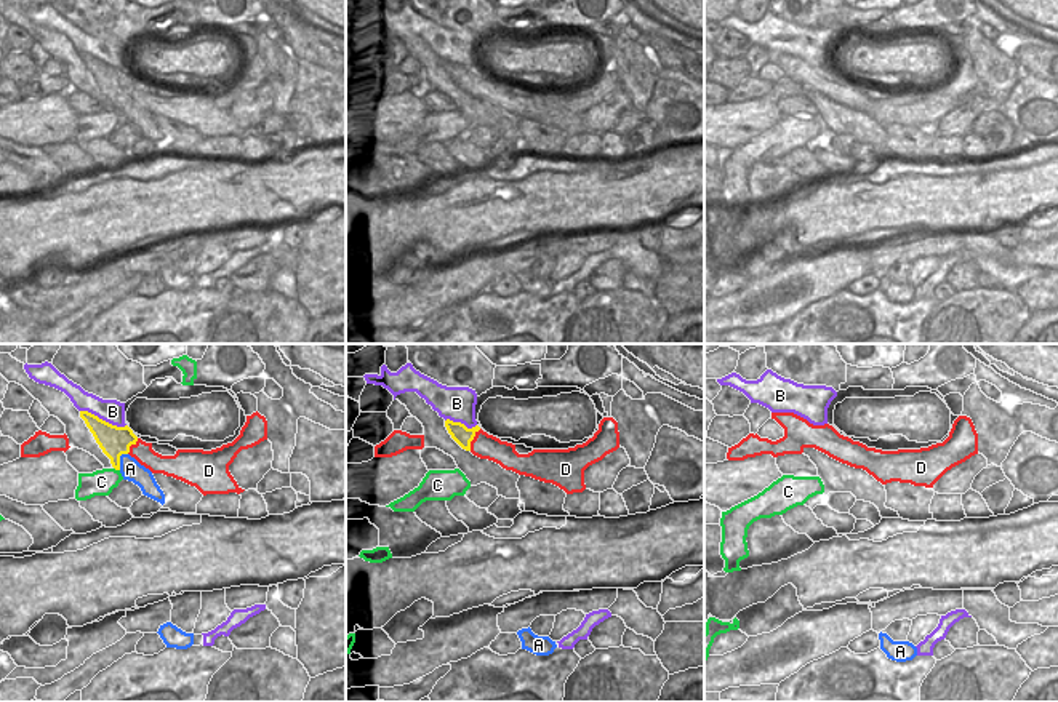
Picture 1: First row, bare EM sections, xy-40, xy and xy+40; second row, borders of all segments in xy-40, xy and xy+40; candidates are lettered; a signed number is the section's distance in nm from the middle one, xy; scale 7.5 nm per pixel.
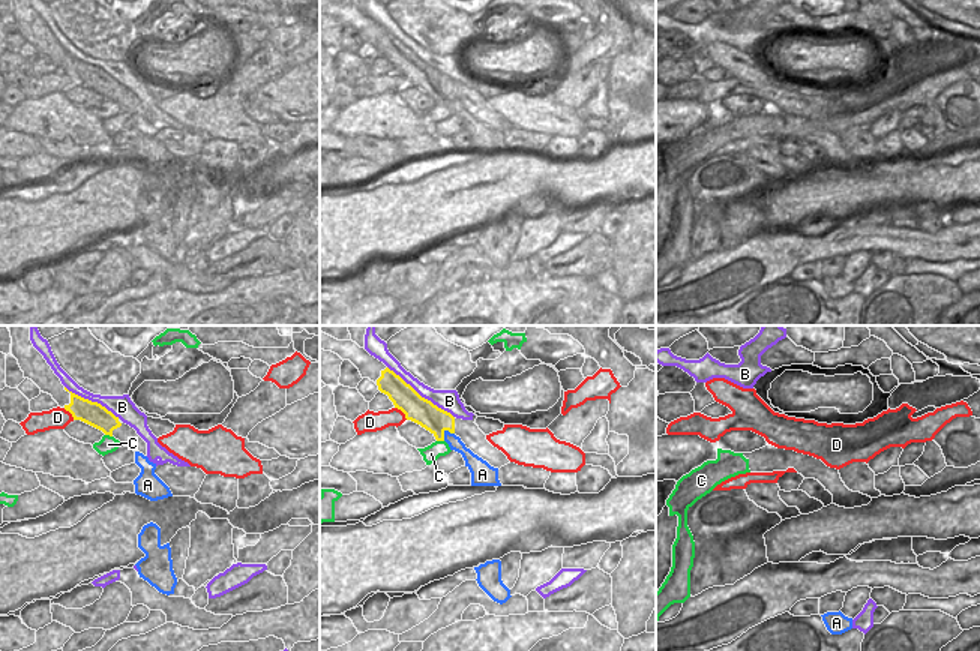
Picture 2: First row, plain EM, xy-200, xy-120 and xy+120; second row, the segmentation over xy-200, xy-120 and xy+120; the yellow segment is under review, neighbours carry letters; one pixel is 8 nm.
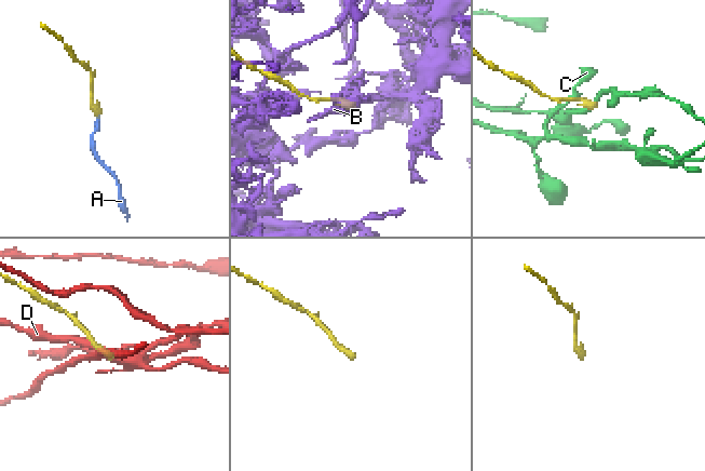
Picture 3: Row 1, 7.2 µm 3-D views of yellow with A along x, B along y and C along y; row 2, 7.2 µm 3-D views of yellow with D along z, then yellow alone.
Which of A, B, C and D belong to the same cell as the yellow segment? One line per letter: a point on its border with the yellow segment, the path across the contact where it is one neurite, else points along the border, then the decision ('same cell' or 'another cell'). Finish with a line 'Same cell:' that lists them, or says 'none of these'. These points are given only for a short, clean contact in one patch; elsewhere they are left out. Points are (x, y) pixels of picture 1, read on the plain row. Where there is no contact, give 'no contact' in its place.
A: xy-40 (119, 101) | along xy-40 (127, 95), (120, 98), (119, 111) | another cell
B: xy-40 (101, 61) | another cell
C: xy-40 (117, 111) | along xy-40 (114, 109), (119, 112) | another cell
D: xy (472, 80) | another cell
Same cell: none of these

